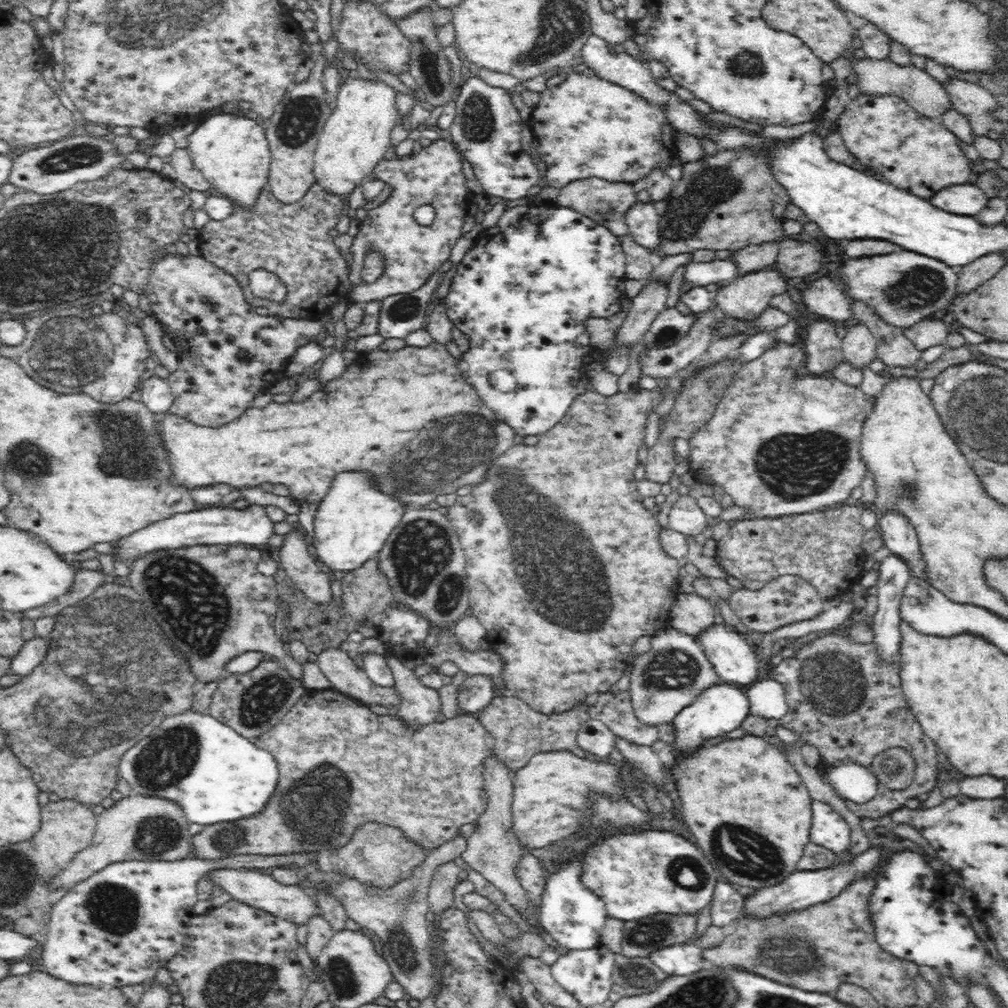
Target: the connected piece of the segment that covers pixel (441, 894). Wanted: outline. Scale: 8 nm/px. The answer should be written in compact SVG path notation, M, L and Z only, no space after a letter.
M453 861L438 865L433 872L428 889L428 902L429 909L435 913L435 919L443 910L453 906L453 888L463 875L463 871Z

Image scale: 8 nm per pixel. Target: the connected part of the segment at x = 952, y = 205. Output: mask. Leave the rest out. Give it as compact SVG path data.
M966 183L946 187L930 196L928 201L946 212L974 217L988 206L990 197L980 187Z

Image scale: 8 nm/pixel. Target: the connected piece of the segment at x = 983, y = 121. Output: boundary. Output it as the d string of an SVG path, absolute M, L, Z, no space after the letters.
M951 77L941 83L948 93L953 108L968 117L973 135L986 136L989 130L999 129L990 112L1001 104L1000 98L993 95L980 83Z

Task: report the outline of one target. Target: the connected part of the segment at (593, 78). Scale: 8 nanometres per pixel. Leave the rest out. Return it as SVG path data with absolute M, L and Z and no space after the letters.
M594 70L571 72L561 84L545 88L540 93L540 102L532 109L528 129L538 140L538 160L546 165L546 184L557 189L590 176L610 182L635 183L655 169L670 168L672 158L677 156L676 133L659 107L618 83L598 78Z

